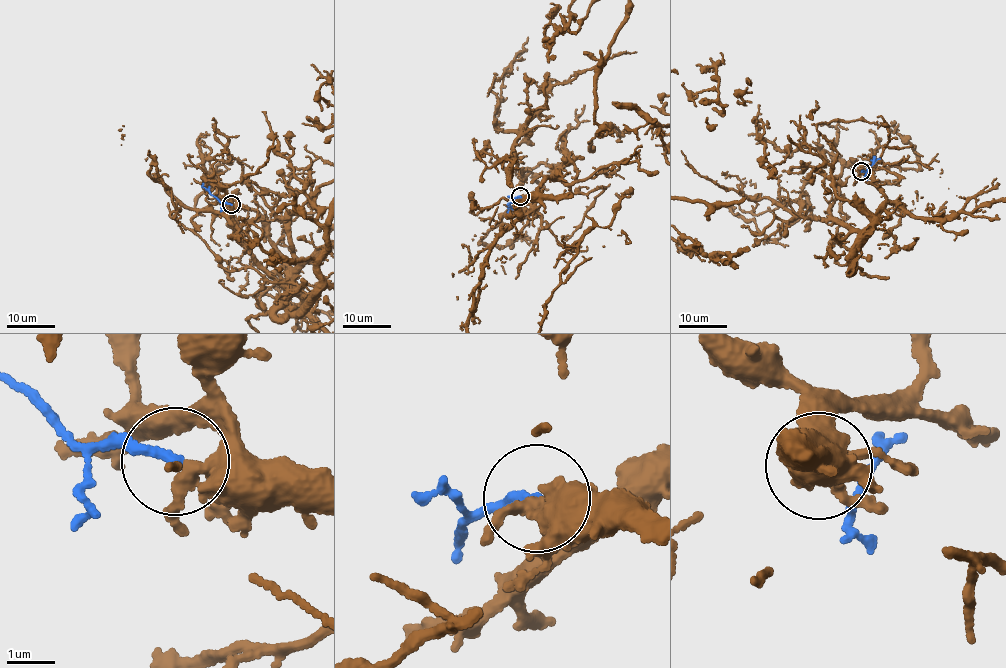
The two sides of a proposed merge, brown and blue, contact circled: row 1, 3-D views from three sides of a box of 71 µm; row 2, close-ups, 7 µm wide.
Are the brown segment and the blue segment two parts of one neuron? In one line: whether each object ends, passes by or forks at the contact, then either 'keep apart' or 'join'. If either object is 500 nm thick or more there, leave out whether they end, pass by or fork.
brown forks; blue ends; join

